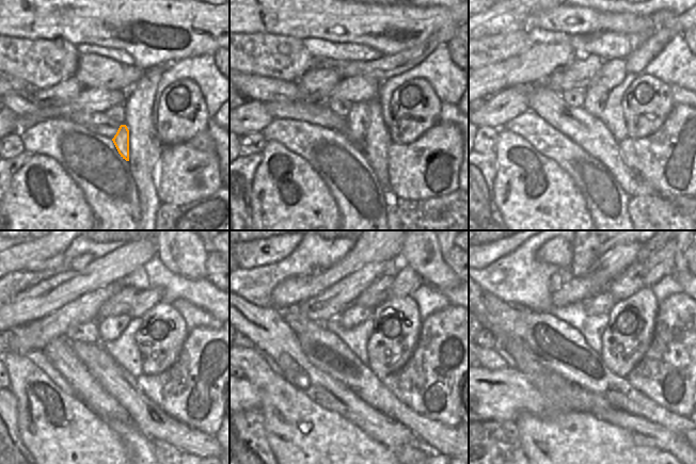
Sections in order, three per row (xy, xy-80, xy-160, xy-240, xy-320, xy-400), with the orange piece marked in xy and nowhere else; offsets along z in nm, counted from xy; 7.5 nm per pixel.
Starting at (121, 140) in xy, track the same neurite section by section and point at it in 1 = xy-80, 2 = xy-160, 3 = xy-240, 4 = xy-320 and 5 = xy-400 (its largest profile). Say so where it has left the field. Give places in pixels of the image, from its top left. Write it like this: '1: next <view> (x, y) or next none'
1: next xy-80 (358, 117)
2: next xy-160 (595, 96)
3: next xy-240 (110, 328)
4: next xy-320 (353, 315)
5: next xy-400 (601, 303)

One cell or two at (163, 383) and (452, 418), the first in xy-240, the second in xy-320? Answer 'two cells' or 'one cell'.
one cell

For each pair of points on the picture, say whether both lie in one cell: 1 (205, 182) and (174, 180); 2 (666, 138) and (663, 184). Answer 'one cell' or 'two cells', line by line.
1: one cell
2: one cell

